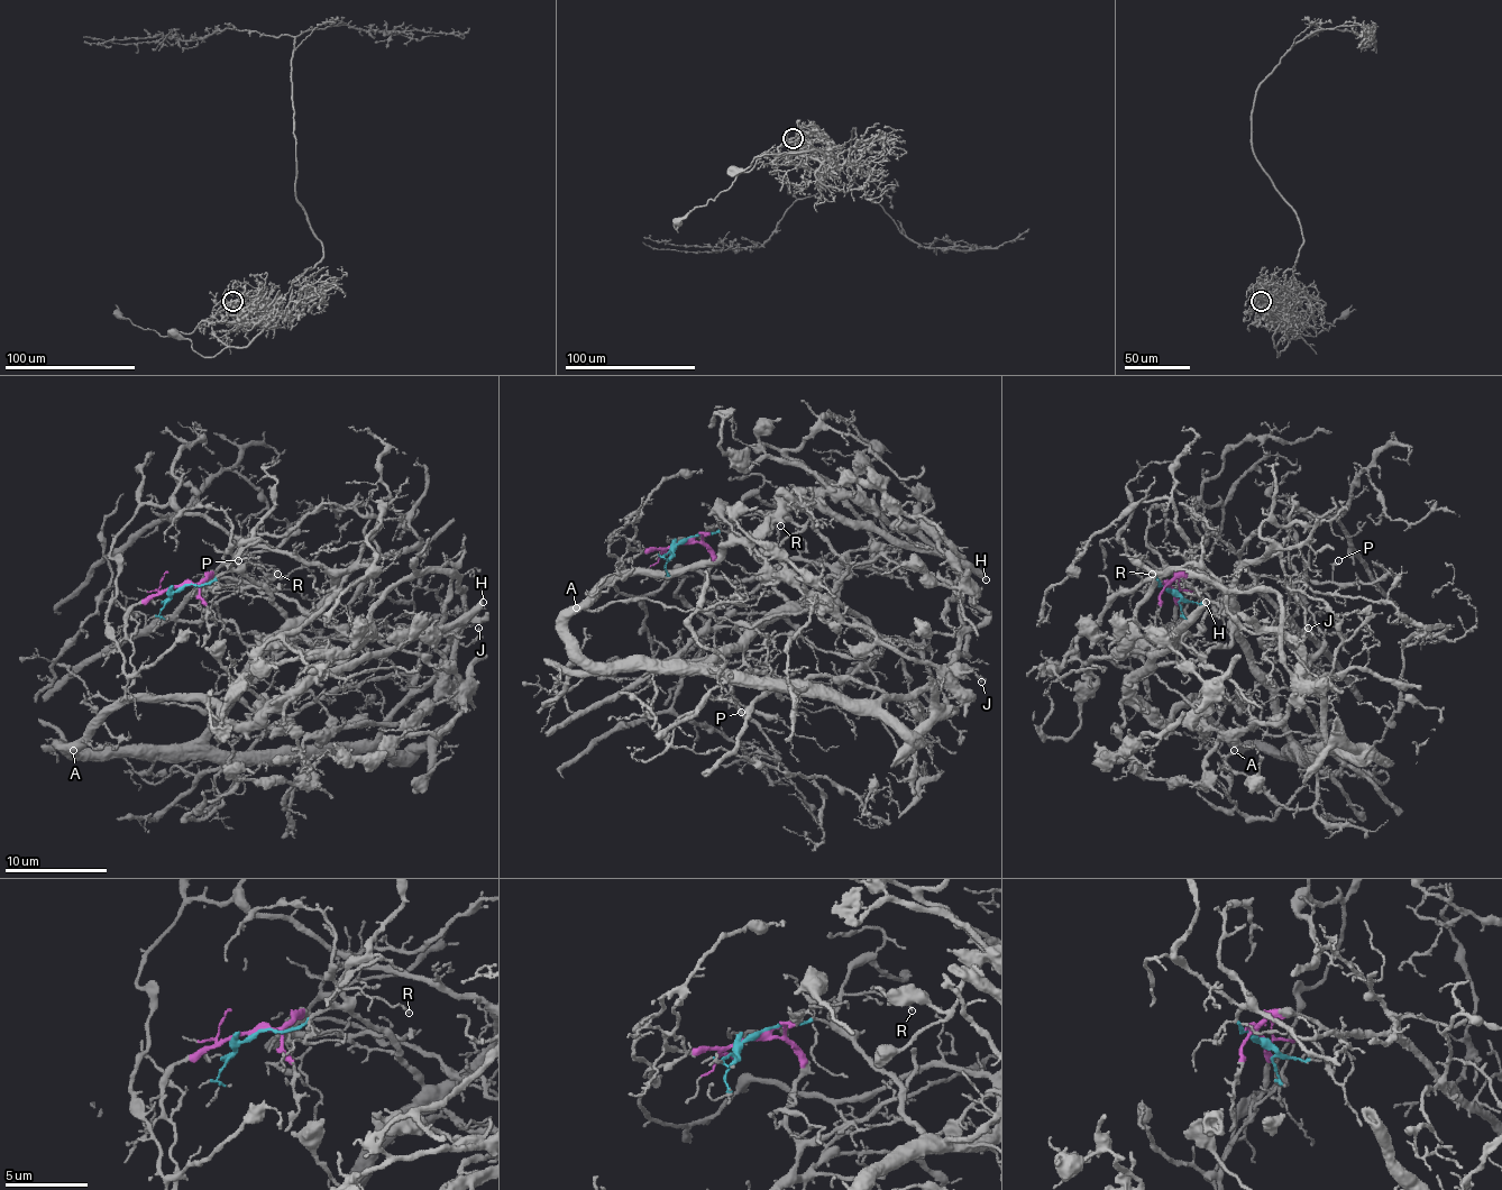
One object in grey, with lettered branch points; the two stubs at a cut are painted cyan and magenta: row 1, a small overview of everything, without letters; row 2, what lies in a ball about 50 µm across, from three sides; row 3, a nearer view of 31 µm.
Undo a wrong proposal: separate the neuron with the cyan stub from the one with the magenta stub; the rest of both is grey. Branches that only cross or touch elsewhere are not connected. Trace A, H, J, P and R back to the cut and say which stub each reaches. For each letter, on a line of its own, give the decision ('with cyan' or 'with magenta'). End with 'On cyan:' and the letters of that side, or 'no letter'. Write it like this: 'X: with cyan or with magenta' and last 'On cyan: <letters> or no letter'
A: with cyan
H: with cyan
J: with cyan
P: with magenta
R: with cyan
On cyan: A, H, J, R

